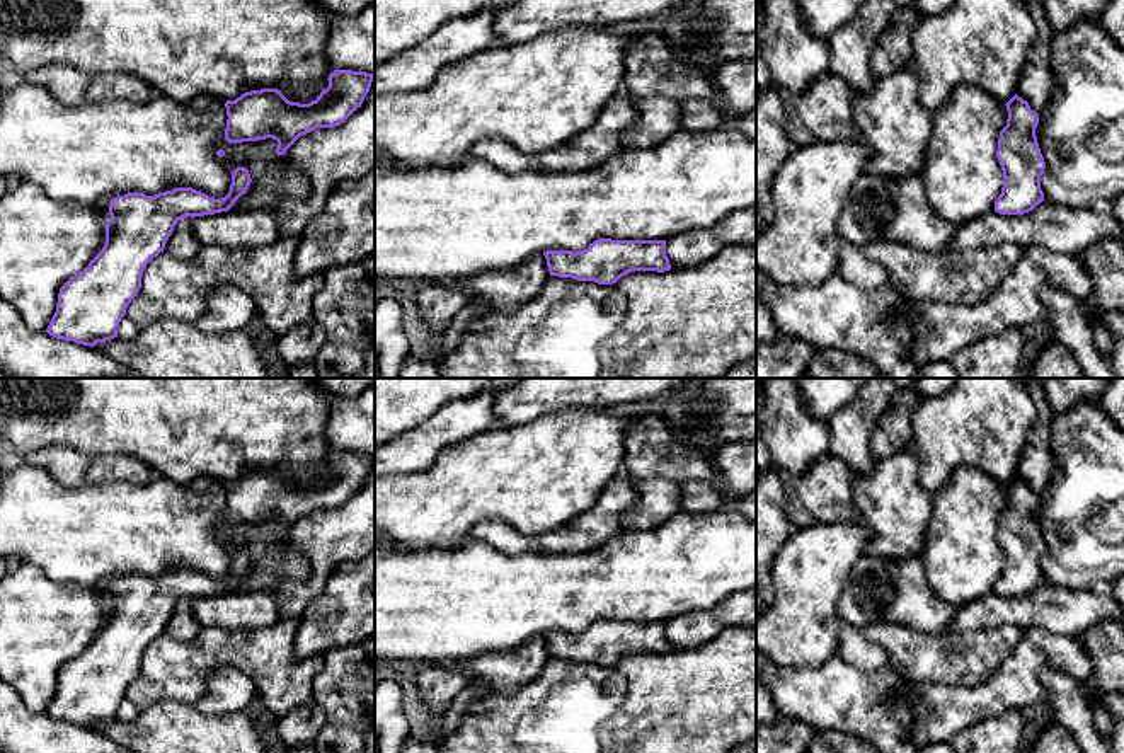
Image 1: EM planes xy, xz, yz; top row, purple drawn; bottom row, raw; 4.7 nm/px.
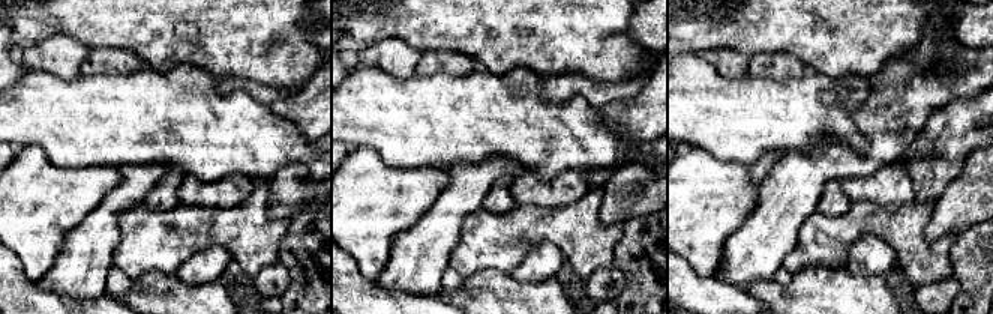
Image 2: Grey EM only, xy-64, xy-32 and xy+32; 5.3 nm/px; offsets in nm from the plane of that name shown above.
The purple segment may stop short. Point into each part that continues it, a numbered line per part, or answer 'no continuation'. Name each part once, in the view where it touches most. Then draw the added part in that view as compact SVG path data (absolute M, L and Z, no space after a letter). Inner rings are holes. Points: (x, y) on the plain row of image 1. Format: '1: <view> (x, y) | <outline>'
no continuation

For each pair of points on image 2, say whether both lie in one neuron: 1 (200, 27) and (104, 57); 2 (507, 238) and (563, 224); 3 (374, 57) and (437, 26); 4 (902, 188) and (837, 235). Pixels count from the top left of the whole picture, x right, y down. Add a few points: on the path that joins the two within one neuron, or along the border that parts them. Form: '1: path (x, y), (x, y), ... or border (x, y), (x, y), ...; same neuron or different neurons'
1: border (92, 47), (126, 48), (146, 65); different neurons
2: path (521, 229), (530, 224), (549, 224); same neuron
3: border (371, 44), (380, 39), (401, 38), (422, 51); different neurons
4: border (914, 200), (905, 205), (852, 203); different neurons

